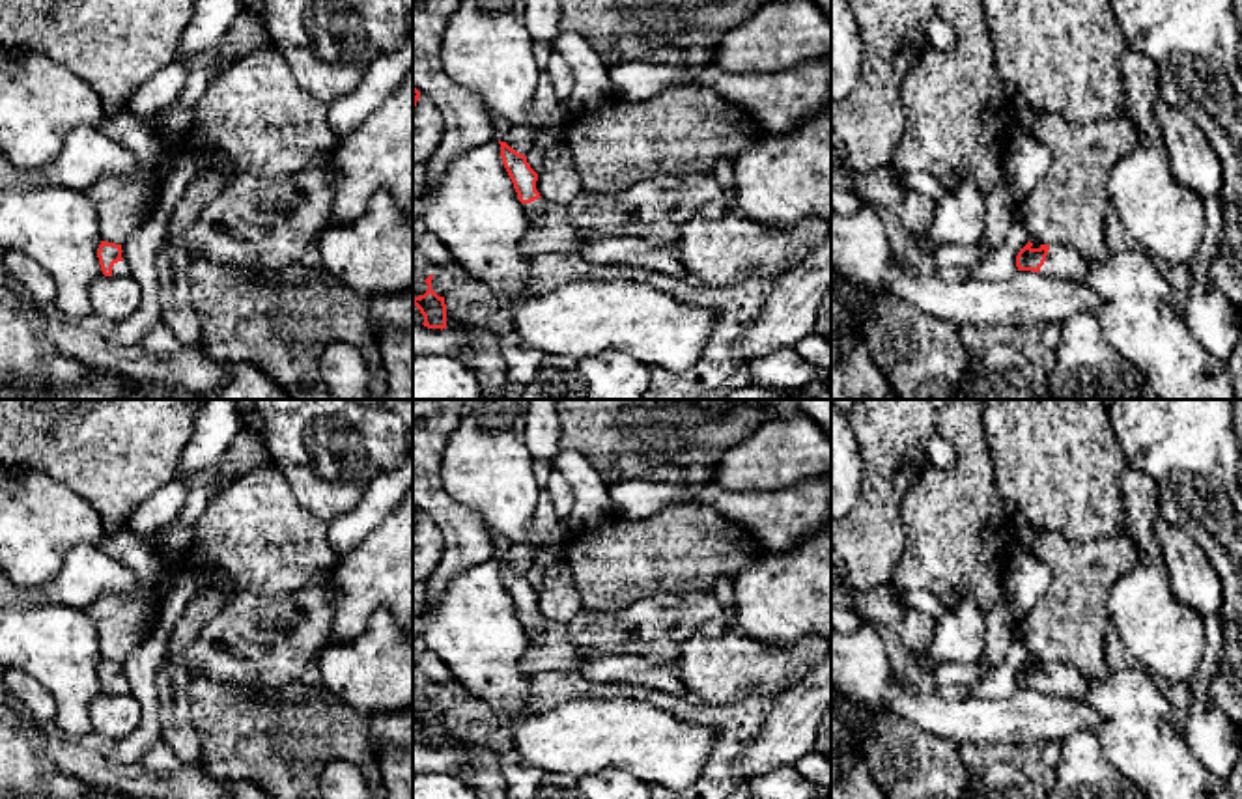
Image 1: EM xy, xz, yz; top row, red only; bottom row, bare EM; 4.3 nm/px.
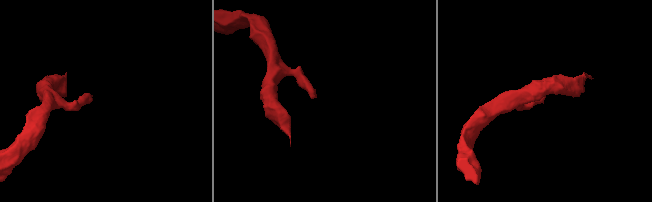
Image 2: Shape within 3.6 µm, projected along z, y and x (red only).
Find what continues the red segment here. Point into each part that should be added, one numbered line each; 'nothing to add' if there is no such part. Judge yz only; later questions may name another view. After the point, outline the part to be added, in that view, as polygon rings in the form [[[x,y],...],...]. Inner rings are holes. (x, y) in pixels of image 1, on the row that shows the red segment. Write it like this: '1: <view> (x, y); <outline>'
1: yz (1063, 262); [[[1050,245],[1040,274],[1066,282],[1080,282],[1089,271],[1089,259],[1068,245]]]

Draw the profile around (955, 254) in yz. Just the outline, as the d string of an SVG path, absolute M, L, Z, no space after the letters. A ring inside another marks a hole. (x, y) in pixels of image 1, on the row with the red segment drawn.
M938 245L932 252L932 258L938 267L975 267L986 250L982 245L979 246L964 246L964 245Z

